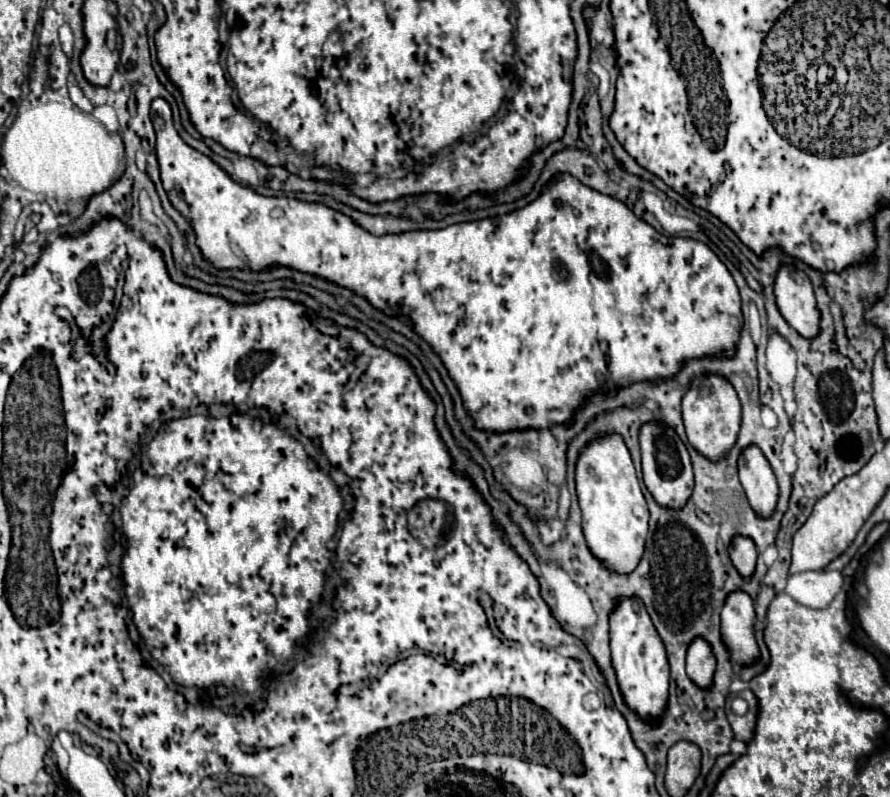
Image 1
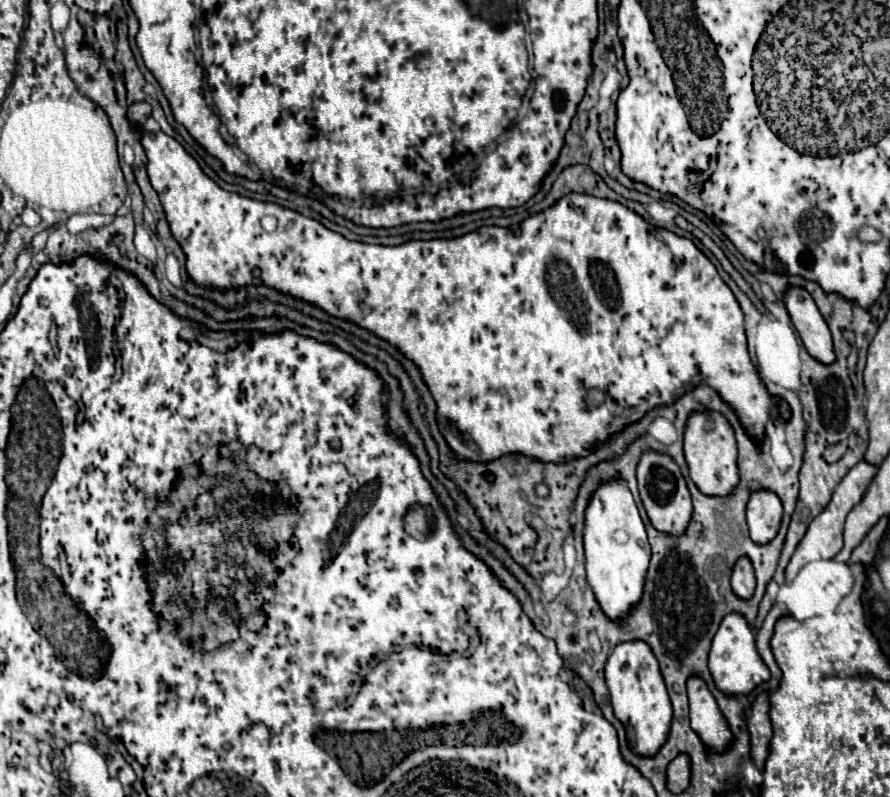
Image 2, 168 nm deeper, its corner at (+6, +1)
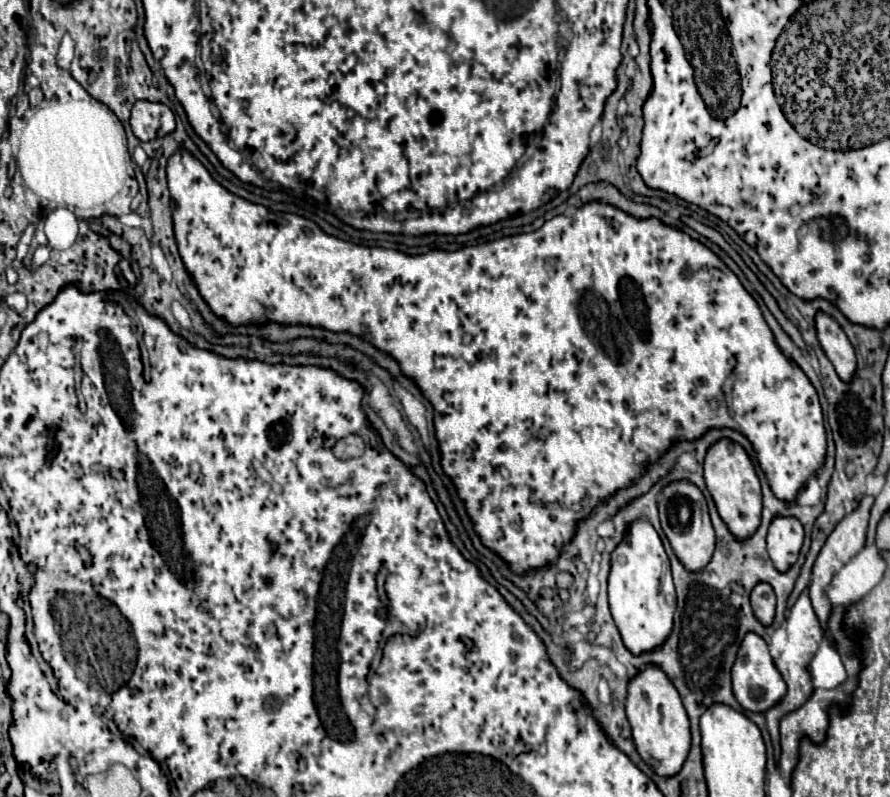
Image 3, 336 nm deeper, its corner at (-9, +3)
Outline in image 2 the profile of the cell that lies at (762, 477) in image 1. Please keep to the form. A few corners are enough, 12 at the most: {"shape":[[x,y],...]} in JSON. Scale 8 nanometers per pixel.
{"shape":[[754,490],[746,504],[750,538],[766,544],[782,520],[780,498]]}

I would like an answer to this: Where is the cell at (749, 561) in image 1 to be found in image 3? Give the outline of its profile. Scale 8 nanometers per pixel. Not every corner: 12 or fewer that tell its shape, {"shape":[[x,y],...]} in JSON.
{"shape":[[767,584],[751,592],[757,620],[771,626],[775,618],[775,594]]}

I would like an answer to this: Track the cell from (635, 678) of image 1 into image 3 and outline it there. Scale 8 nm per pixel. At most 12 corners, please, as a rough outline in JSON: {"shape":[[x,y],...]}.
{"shape":[[657,666],[629,682],[627,718],[657,776],[691,744],[679,692]]}

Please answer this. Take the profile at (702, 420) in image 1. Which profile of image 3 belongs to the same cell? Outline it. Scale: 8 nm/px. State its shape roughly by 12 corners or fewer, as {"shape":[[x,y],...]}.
{"shape":[[737,442],[711,446],[707,490],[739,542],[761,524],[761,484]]}

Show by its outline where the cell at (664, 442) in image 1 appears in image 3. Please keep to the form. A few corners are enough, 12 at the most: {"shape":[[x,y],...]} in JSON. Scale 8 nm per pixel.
{"shape":[[687,480],[661,492],[661,528],[689,572],[715,552],[705,498]]}

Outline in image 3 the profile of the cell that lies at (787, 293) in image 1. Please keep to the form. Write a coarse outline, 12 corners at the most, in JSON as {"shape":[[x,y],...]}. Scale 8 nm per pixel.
{"shape":[[827,314],[815,318],[819,342],[843,382],[853,382],[855,350]]}

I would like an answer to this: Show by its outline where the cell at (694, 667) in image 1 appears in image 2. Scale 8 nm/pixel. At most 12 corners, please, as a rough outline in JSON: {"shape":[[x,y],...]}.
{"shape":[[690,676],[690,724],[720,752],[732,734],[700,676]]}

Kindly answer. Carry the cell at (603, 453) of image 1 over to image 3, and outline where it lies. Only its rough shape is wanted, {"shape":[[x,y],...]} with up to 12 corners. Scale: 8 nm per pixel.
{"shape":[[647,520],[611,554],[609,604],[625,648],[661,648],[677,608]]}

